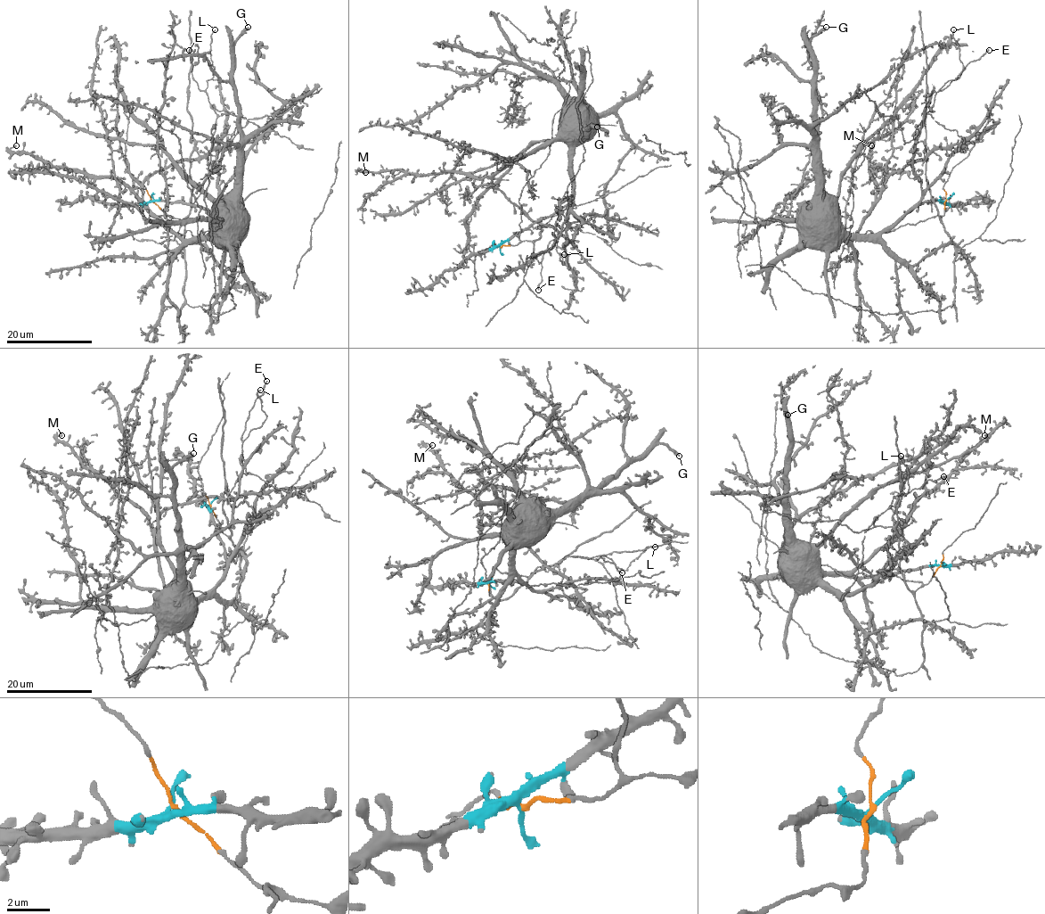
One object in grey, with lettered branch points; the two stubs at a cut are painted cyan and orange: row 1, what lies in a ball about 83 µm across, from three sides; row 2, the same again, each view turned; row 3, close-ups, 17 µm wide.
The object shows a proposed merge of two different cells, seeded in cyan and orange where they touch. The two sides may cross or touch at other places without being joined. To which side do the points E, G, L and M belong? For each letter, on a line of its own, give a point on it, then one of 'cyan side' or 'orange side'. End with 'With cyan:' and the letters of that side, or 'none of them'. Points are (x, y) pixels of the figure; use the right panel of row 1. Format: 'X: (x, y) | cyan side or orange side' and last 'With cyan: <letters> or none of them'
E: (989, 50) | orange side
G: (826, 27) | cyan side
L: (953, 29) | orange side
M: (871, 145) | cyan side
With cyan: G, M

